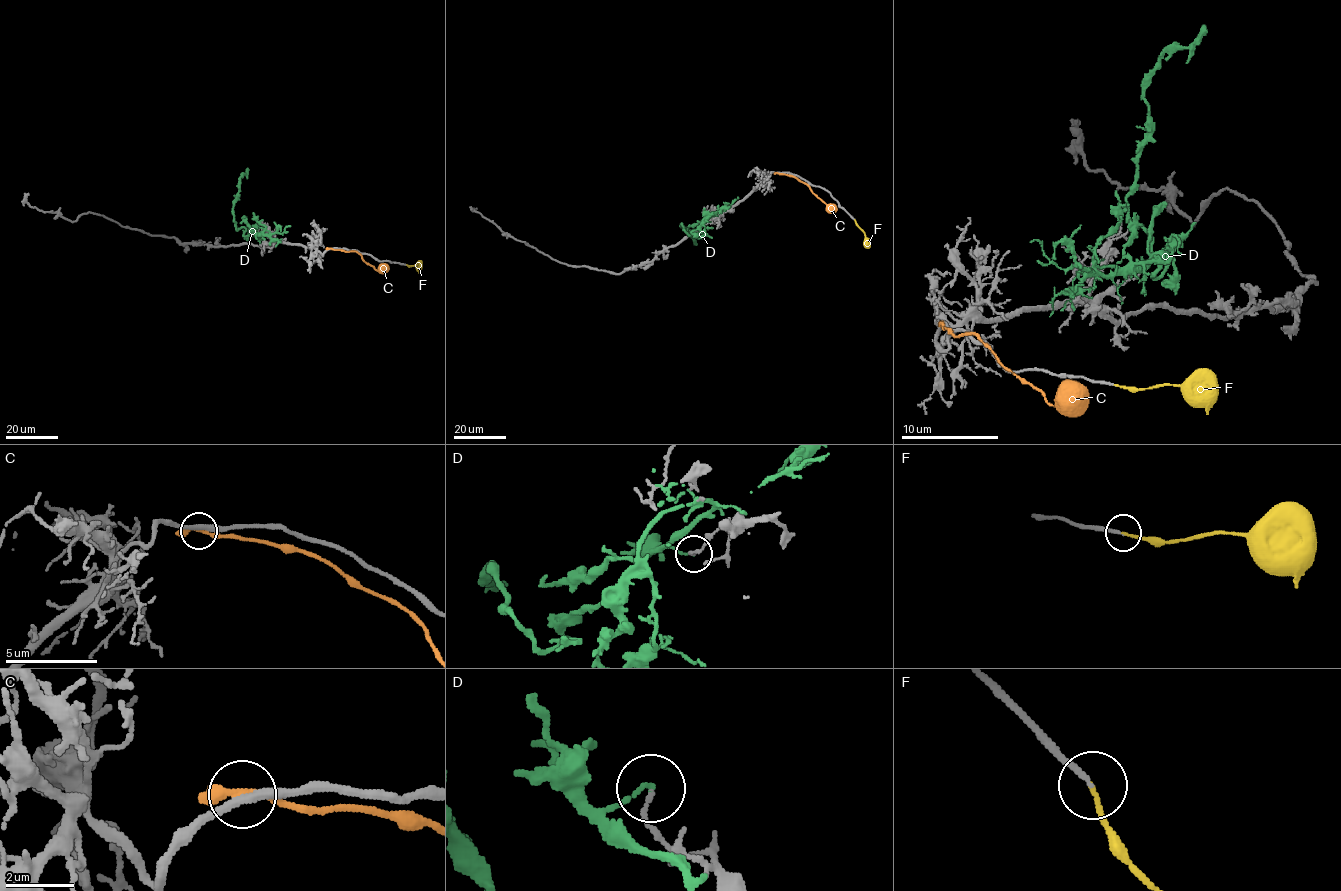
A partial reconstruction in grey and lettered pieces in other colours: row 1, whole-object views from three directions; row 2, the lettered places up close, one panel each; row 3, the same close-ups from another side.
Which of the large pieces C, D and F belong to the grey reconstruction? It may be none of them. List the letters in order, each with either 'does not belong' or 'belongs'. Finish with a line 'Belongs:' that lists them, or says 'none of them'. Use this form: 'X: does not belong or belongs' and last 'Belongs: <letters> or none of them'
C: does not belong
D: does not belong
F: belongs
Belongs: F

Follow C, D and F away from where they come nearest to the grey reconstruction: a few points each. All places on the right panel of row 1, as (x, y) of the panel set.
C: (941, 323), (953, 335), (975, 335), (1017, 377), (1032, 384), (1049, 403), (1068, 406), (1085, 391)
D: (1122, 218), (1093, 260), (1153, 257), (1158, 277), (1173, 245), (1151, 250), (1127, 201), (1144, 81), (1205, 25)
F: (1114, 384), (1136, 389), (1185, 384), (1195, 394), (1217, 396)

